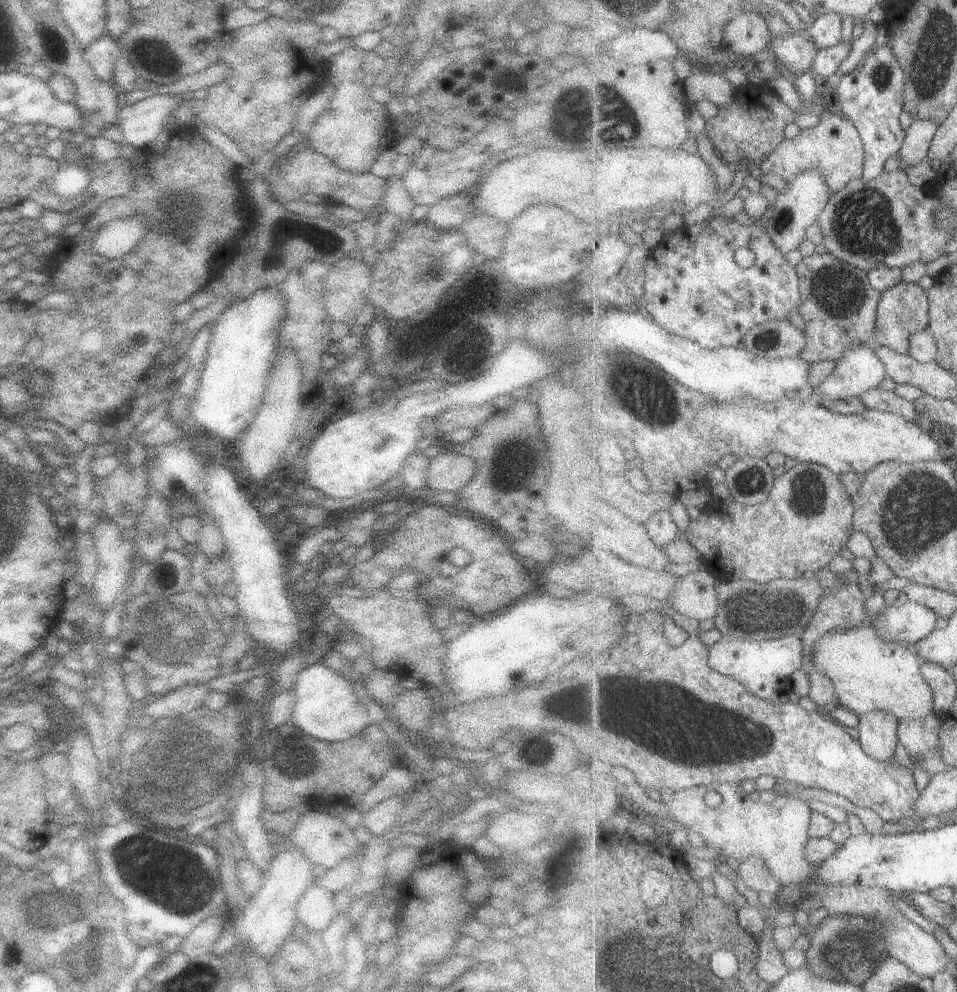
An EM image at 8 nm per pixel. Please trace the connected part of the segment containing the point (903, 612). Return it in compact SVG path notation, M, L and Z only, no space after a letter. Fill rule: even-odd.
M898 600L877 616L874 626L885 641L912 646L936 630L940 617L935 610L923 604Z

